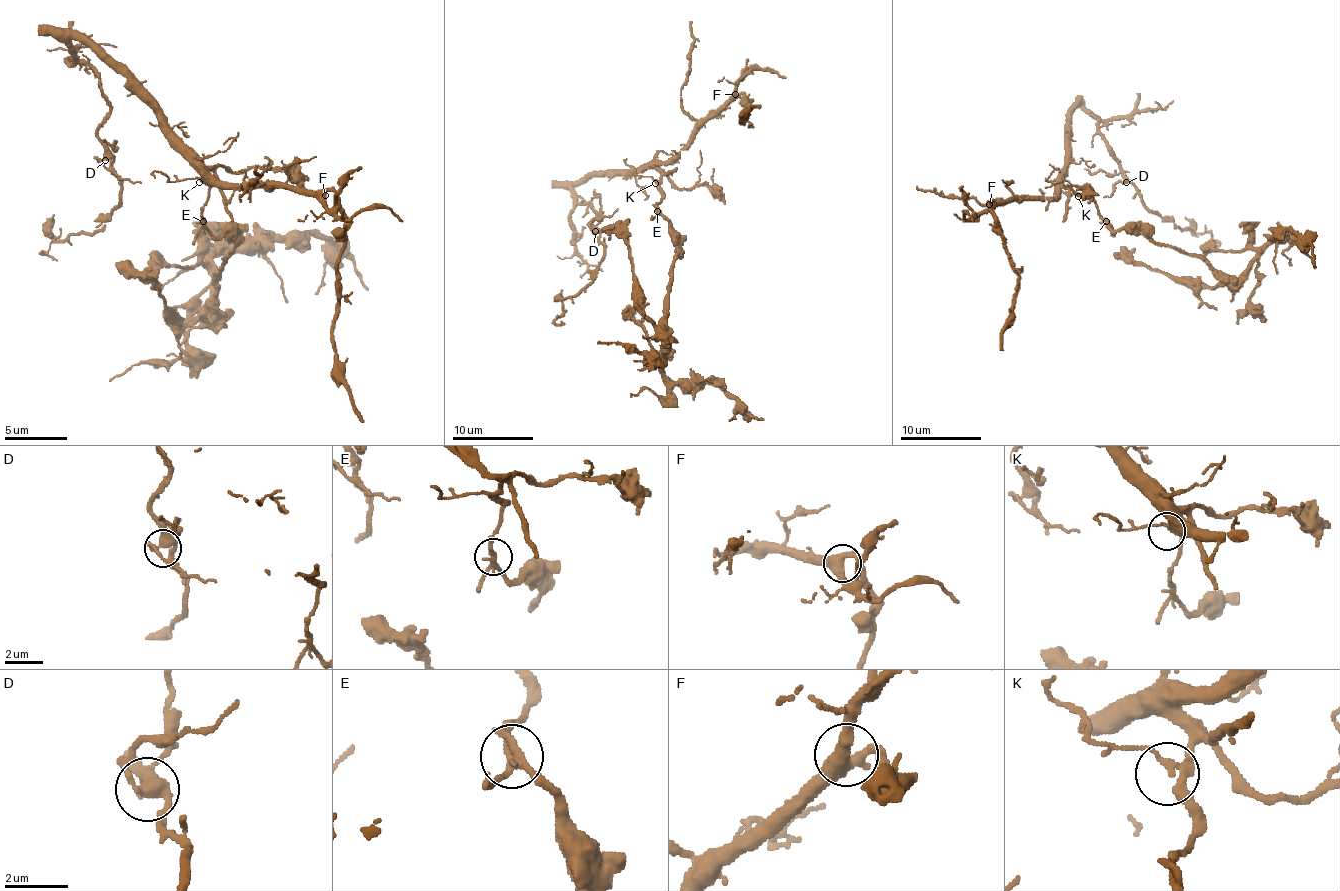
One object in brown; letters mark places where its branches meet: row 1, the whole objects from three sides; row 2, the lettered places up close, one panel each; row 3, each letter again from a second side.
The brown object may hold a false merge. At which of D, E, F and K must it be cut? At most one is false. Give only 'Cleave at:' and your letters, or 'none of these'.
Cleave at: E

